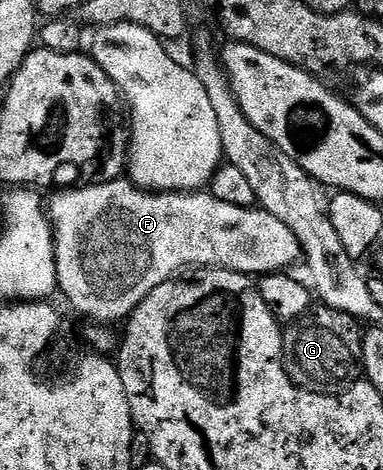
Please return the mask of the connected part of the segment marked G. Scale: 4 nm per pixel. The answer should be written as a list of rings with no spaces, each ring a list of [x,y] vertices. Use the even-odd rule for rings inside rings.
[[[315,306],[285,328],[282,336],[282,365],[297,387],[317,395],[337,395],[350,384],[359,382],[363,374],[363,334],[359,320],[348,313]]]

